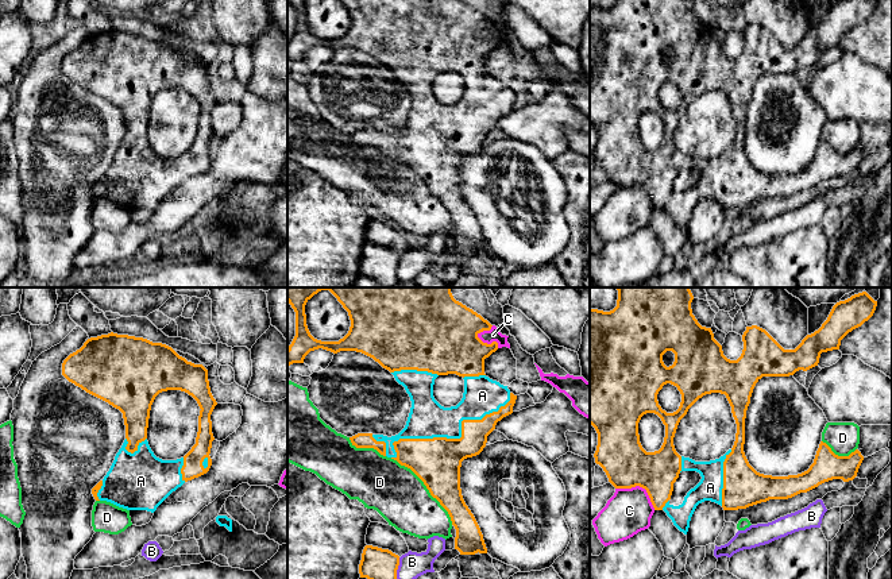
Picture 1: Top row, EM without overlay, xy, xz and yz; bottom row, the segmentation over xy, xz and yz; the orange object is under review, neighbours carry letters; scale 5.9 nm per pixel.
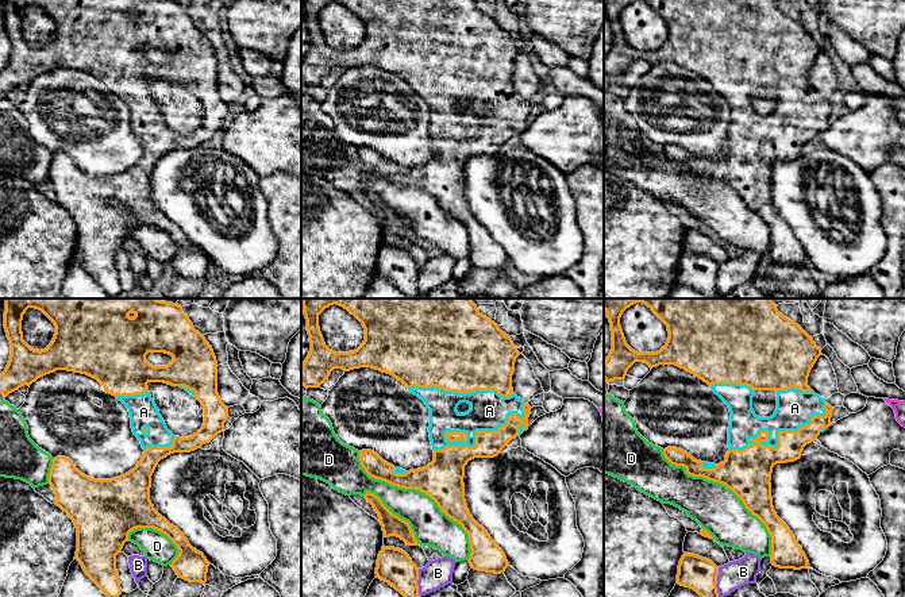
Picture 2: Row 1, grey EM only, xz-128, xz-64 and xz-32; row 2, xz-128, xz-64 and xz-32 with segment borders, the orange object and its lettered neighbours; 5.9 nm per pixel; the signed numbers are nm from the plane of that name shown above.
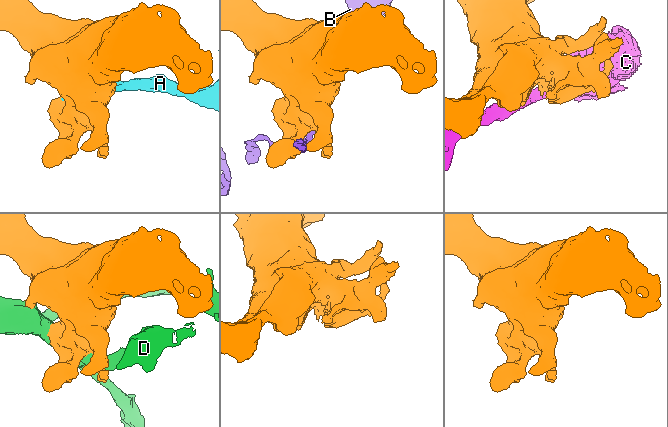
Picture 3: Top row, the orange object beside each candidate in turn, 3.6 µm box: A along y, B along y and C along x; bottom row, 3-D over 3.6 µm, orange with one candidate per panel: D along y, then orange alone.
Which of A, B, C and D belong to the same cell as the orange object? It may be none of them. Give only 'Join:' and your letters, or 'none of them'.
Join: A

